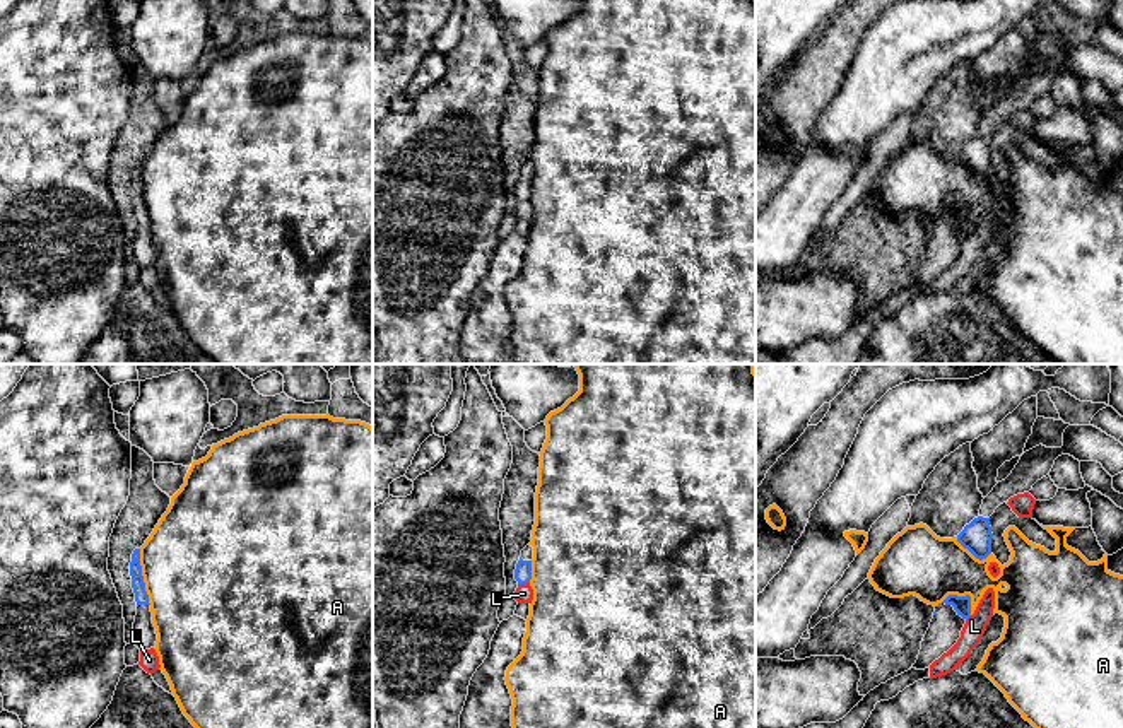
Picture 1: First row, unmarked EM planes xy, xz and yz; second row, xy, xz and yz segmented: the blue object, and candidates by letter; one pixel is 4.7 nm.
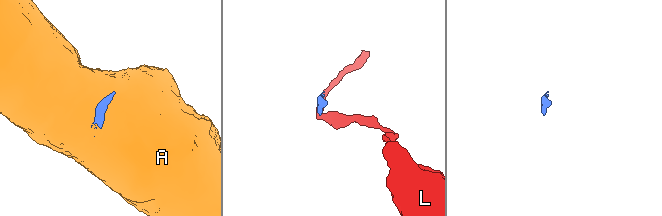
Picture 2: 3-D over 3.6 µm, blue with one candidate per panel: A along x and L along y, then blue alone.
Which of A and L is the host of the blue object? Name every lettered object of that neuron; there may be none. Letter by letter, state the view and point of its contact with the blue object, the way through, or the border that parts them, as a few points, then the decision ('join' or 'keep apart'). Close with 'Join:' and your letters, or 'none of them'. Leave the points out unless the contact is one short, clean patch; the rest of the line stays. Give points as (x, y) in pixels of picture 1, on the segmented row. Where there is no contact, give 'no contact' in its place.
A: xy (142, 576) | along xy (139, 549), (141, 575), (151, 604) | keep apart
L: xz (523, 583) | keep apart
Join: none of them

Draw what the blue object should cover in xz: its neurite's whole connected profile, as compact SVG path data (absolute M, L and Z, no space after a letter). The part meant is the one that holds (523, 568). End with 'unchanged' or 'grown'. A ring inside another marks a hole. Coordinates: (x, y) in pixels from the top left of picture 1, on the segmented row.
M526 545L521 550L520 561L514 569L514 579L518 584L526 584L532 579L532 559L533 559L533 547Z; grown

